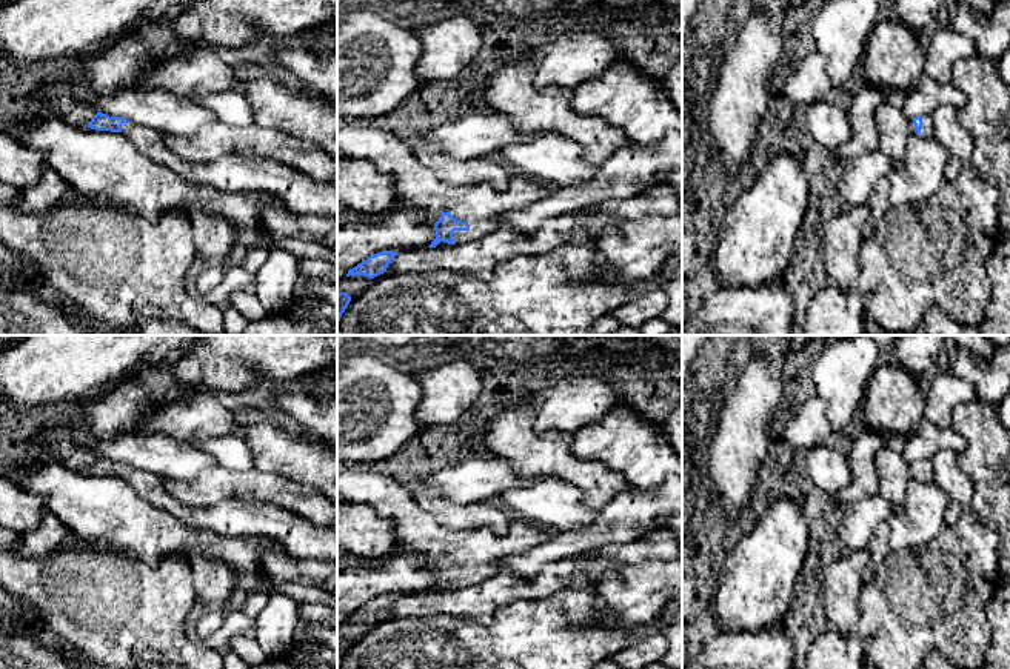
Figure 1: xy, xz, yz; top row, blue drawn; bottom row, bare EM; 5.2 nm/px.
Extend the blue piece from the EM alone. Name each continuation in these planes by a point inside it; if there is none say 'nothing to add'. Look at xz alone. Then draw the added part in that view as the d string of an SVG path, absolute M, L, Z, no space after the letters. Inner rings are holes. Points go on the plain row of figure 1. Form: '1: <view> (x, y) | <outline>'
1: xz (481, 551) | M343 469L337 474L337 500L371 506L379 515L396 523L399 548L422 551L430 557L450 557L467 566L468 575L454 575L453 587L480 583L513 555L523 554L550 538L539 526L513 515L508 532L497 535L493 529L453 531L442 526L413 497L406 484L371 471Z

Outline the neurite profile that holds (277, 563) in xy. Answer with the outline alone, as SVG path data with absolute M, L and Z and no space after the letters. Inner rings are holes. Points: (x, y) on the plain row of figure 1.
M268 549L262 555L262 567L280 581L308 581L337 589L337 561L293 558L283 551Z

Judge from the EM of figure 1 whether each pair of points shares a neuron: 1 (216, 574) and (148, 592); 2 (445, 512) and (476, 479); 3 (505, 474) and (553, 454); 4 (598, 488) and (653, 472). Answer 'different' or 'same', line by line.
1: different
2: different
3: different
4: different

